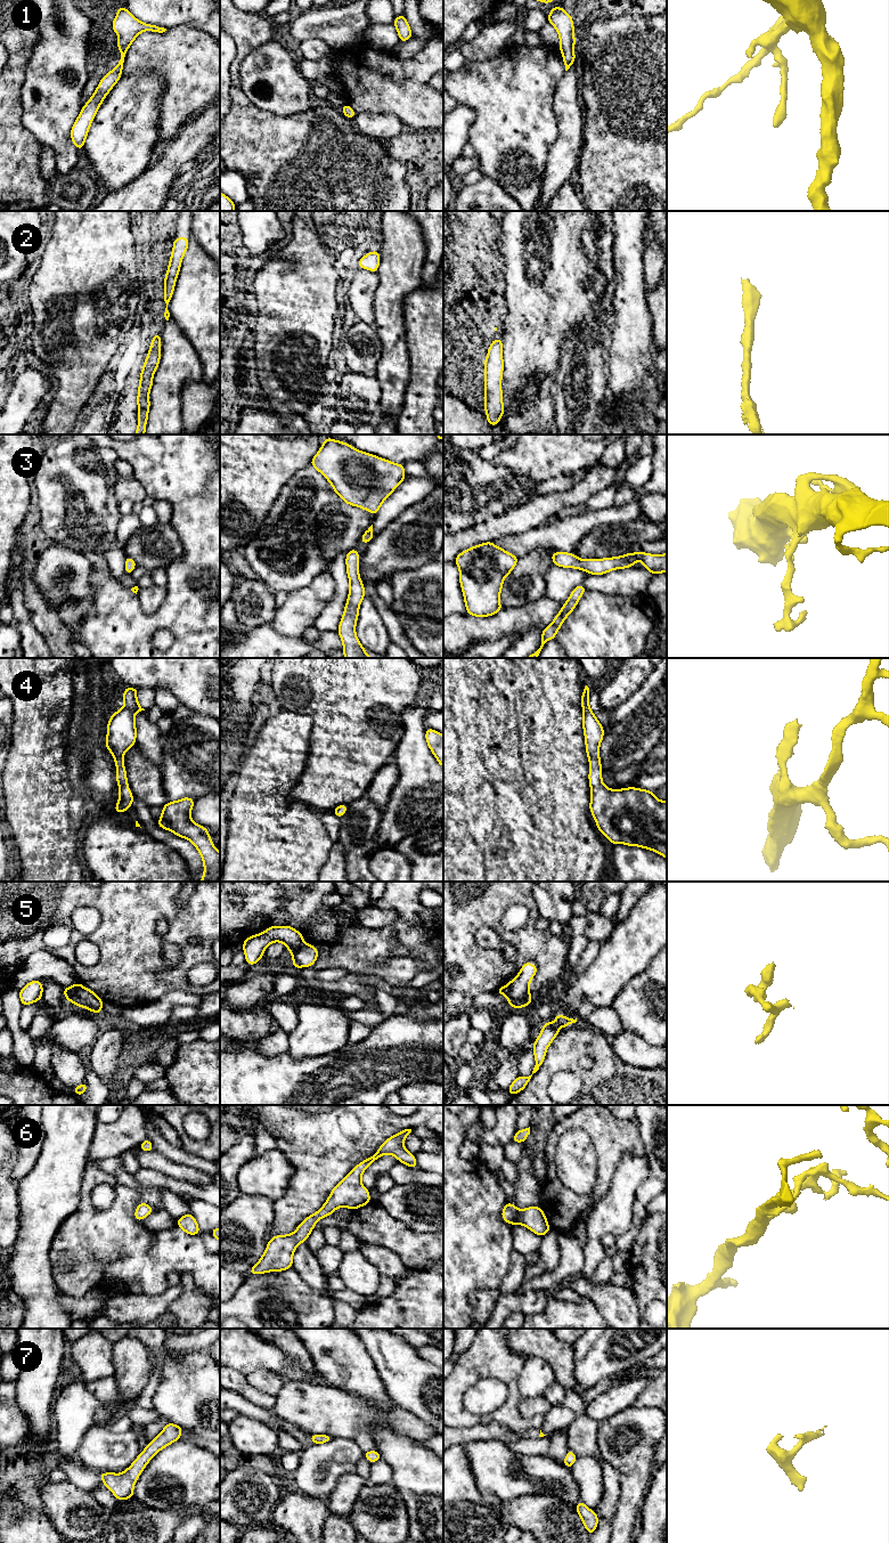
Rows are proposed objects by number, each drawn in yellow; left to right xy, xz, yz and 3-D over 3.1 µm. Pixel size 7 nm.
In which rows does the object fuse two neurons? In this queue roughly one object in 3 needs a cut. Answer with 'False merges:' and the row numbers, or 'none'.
False merges: 5

